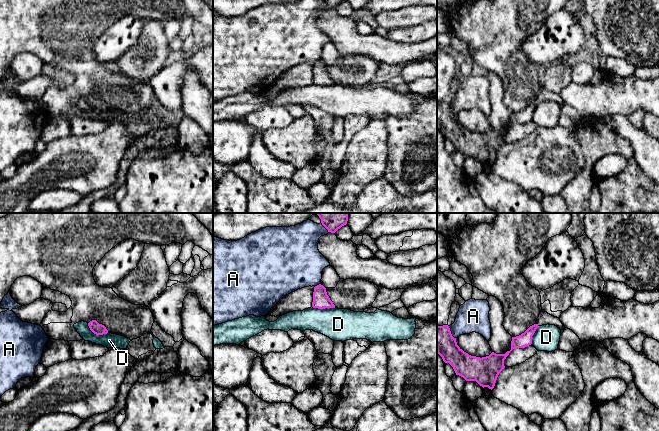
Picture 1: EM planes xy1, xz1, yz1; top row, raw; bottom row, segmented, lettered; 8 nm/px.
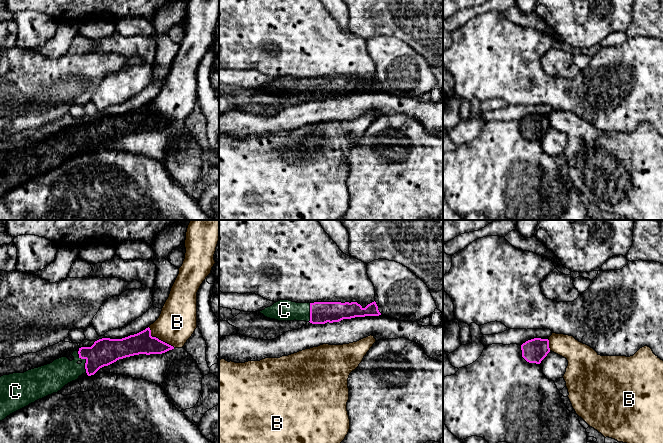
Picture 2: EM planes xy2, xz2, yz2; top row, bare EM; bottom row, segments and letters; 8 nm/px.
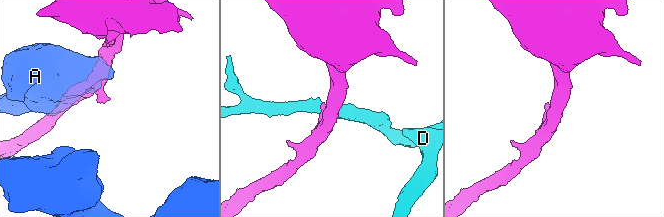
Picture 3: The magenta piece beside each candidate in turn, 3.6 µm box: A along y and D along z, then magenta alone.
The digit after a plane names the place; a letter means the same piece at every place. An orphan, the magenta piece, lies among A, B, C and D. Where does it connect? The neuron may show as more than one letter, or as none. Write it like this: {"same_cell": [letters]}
{"same_cell": ["C"]}

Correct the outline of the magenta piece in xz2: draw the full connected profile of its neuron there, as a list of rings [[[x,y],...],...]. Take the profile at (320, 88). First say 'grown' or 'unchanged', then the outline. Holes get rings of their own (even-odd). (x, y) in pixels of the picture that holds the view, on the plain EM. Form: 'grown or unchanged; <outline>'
grown; [[[280,76],[259,88],[267,94],[278,97],[296,96],[312,100],[333,99],[343,95],[381,91],[375,77],[363,84],[357,78],[296,79]]]

